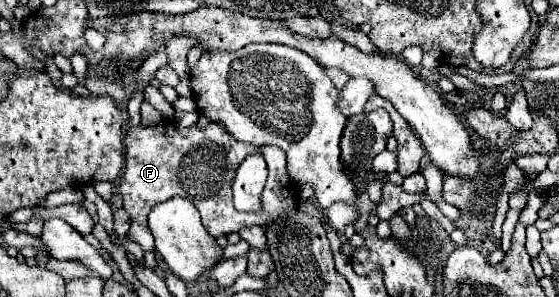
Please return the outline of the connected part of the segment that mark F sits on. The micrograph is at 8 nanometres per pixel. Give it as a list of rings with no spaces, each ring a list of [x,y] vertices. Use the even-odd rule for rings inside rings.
[[[172,118],[154,126],[136,126],[124,138],[124,172],[118,180],[118,194],[124,200],[124,210],[130,220],[148,228],[148,212],[152,206],[168,198],[188,198],[200,212],[204,228],[216,238],[222,234],[238,234],[250,226],[266,226],[276,218],[284,218],[290,208],[298,204],[298,184],[292,182],[286,170],[284,150],[264,146],[264,160],[268,164],[268,180],[262,194],[262,212],[238,212],[232,204],[232,182],[240,162],[256,152],[256,148],[236,142],[224,126],[210,122],[206,128],[188,126],[178,128]]]

